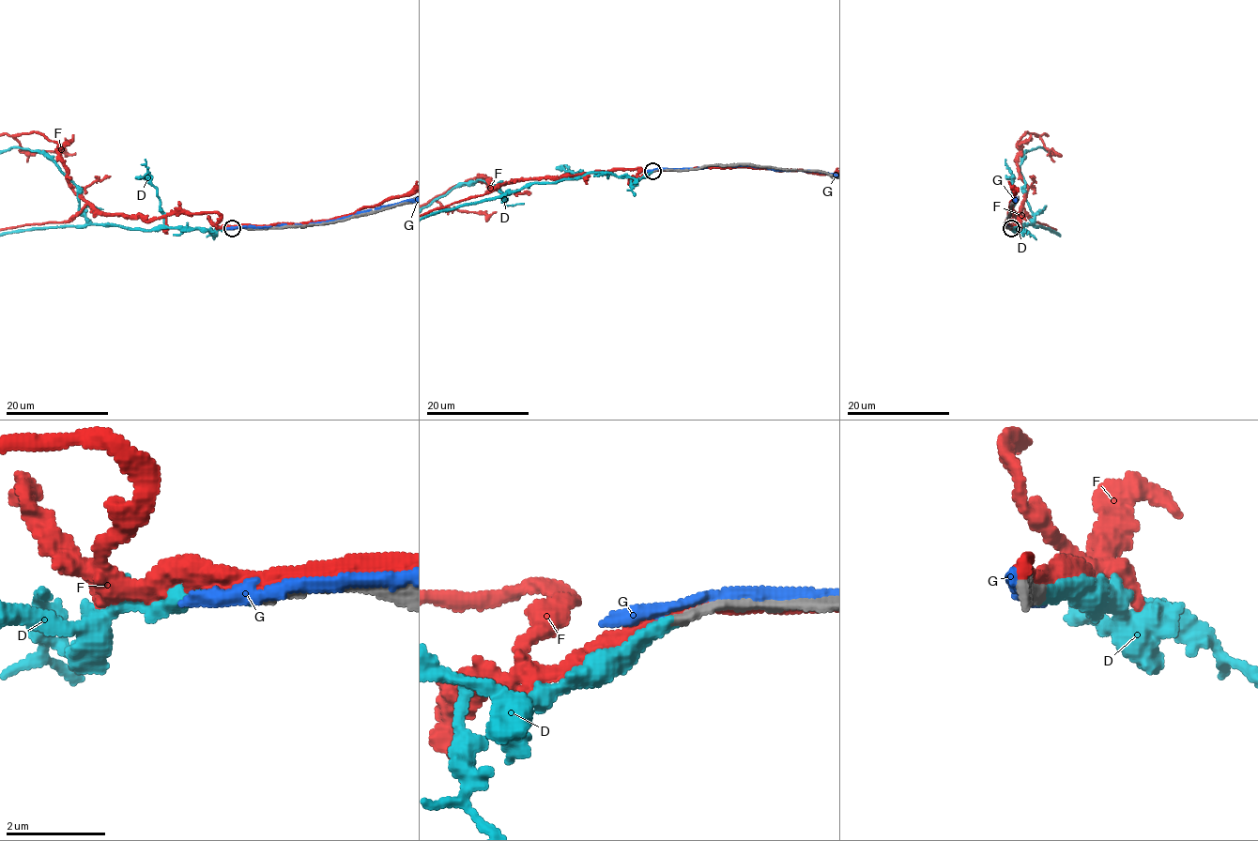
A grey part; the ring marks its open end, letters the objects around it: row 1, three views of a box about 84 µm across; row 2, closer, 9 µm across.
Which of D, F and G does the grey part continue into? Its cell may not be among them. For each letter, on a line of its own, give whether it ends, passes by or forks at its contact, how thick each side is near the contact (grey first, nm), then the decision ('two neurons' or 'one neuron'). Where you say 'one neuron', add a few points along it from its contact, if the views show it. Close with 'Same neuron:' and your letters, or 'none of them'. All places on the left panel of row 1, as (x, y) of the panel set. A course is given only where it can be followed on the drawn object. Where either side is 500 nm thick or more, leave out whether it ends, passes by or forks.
D: it ends there; 280 nm thick on the grey side, 260 nm on the other; one neuron
F: it passes by; 260 nm thick on the grey side, 320 nm on the other; two neurons
G: it passes by; 280 nm thick on the grey side, 240 nm on the other; two neurons
Same neuron: D

